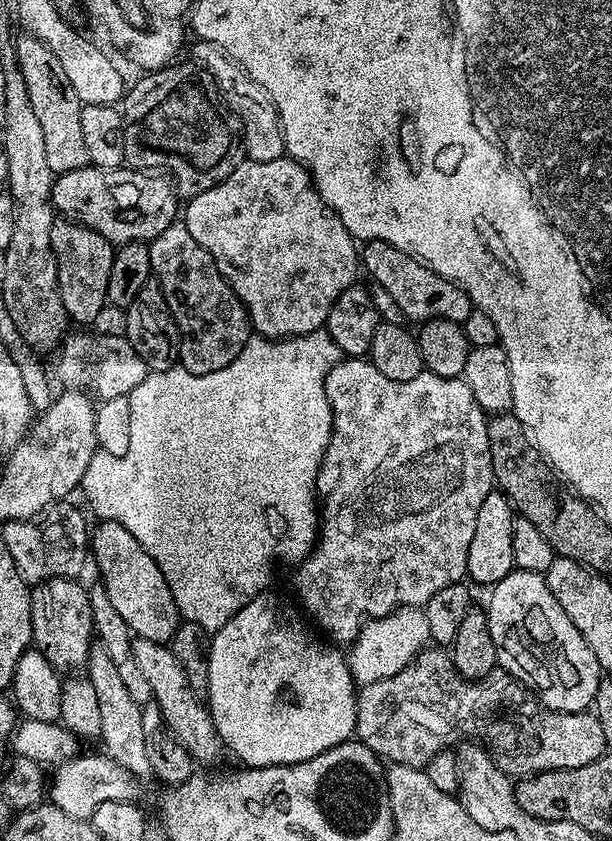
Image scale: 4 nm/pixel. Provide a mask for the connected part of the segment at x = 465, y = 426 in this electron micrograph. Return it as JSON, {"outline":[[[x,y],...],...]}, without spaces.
{"outline":[[[364,358],[341,359],[326,374],[324,389],[332,411],[332,433],[330,442],[324,449],[322,462],[316,470],[316,490],[322,497],[322,535],[317,539],[308,557],[301,560],[295,569],[297,572],[292,584],[300,595],[299,607],[309,617],[312,615],[316,619],[315,627],[321,633],[329,632],[337,645],[348,646],[360,635],[365,617],[388,616],[399,607],[419,608],[428,604],[430,598],[438,594],[438,590],[446,590],[446,586],[461,583],[467,577],[466,558],[470,554],[470,542],[474,539],[478,510],[482,507],[482,502],[486,502],[486,494],[494,490],[488,441],[489,417],[478,406],[478,402],[474,402],[474,394],[470,394],[470,386],[466,386],[463,378],[442,378],[425,370],[410,378],[410,382],[394,382]]]}

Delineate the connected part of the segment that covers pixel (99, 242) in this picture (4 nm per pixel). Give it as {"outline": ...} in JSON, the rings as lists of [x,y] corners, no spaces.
{"outline":[[[63,218],[53,223],[50,242],[56,259],[62,306],[68,314],[69,321],[76,323],[77,320],[80,324],[88,324],[91,320],[98,319],[100,311],[106,308],[106,282],[110,282],[113,245],[109,244],[101,232]]]}

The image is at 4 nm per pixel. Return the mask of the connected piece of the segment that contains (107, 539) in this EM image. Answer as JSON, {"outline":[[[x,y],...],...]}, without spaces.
{"outline":[[[101,520],[90,532],[90,556],[94,564],[96,560],[96,568],[100,571],[98,580],[104,585],[106,598],[110,598],[110,606],[118,610],[122,622],[126,622],[133,637],[155,644],[168,644],[176,633],[177,626],[182,623],[182,617],[174,602],[174,594],[170,594],[170,586],[166,586],[166,578],[162,578],[162,570],[158,570],[158,562],[154,562],[154,558],[150,558],[146,550],[142,550],[138,538],[134,538],[134,534],[126,530],[126,526],[118,526],[118,522]]]}

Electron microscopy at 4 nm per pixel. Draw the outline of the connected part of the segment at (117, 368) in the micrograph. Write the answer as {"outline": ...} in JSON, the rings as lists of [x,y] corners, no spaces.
{"outline":[[[69,335],[63,341],[59,349],[60,372],[64,375],[64,380],[69,389],[84,390],[92,383],[91,391],[96,391],[97,401],[127,396],[148,377],[148,367],[142,358],[138,358],[138,350],[130,346],[127,335],[120,336],[72,336]]]}

